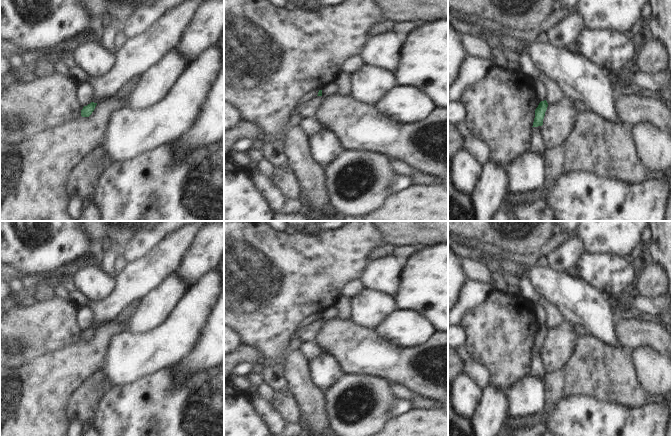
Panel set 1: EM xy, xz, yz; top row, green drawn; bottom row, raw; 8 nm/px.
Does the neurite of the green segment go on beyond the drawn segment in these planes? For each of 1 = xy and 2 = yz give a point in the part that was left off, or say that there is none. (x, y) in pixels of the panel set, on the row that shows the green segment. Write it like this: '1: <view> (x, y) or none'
1: none
2: none

